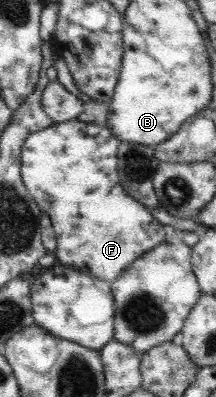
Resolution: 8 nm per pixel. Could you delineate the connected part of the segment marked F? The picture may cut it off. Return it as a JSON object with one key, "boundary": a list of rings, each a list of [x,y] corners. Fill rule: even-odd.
{"boundary":[[[78,118],[53,123],[49,128],[29,134],[23,143],[20,156],[22,182],[44,216],[52,223],[57,263],[101,278],[110,284],[119,278],[131,263],[136,262],[137,258],[159,246],[169,232],[149,213],[145,205],[123,191],[118,177],[120,143],[107,126]]]}

